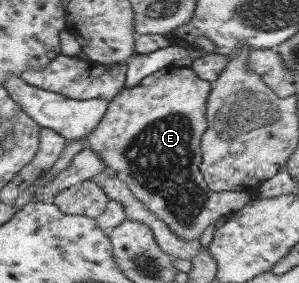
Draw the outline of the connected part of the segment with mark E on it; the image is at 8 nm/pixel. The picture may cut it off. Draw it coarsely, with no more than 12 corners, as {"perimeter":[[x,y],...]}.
{"perimeter":[[169,65],[87,147],[183,240],[250,194],[198,170],[211,82]]}

